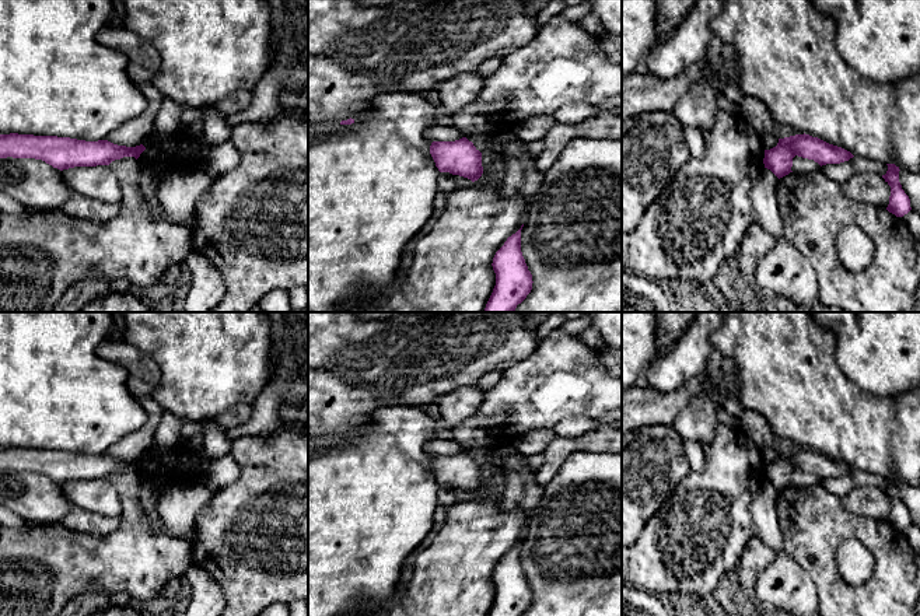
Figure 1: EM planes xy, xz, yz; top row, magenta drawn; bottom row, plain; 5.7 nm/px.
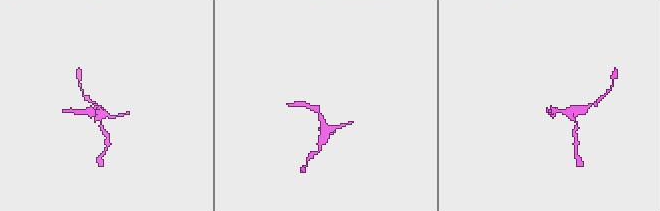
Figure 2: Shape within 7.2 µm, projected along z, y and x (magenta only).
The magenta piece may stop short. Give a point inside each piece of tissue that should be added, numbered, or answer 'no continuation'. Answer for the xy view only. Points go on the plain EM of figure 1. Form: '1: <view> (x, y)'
no continuation

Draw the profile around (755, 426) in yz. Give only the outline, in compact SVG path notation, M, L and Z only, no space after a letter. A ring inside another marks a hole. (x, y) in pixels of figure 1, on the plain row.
M742 406L741 421L746 435L753 440L759 449L773 448L776 437L762 414Z

